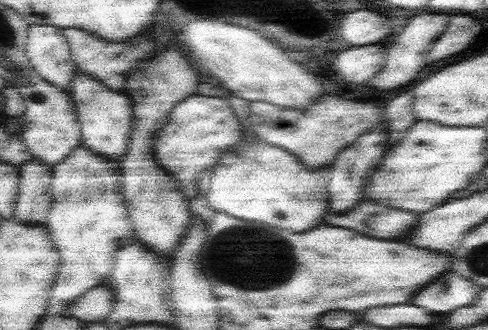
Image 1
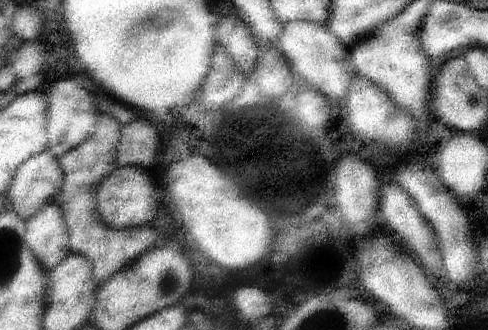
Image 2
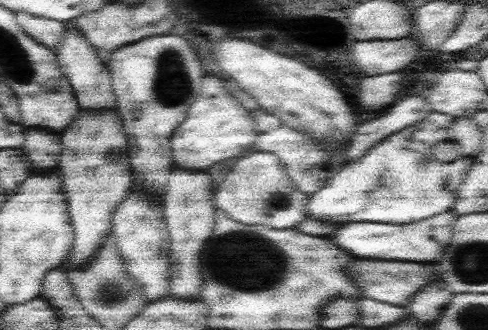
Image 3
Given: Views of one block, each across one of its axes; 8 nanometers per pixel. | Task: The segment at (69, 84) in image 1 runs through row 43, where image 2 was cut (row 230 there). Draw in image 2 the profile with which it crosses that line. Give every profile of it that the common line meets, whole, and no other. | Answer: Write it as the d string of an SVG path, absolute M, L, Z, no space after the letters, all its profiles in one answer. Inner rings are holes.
M51 204L41 210L27 222L27 226L29 250L47 274L51 274L73 254L69 244L69 226L59 204Z

